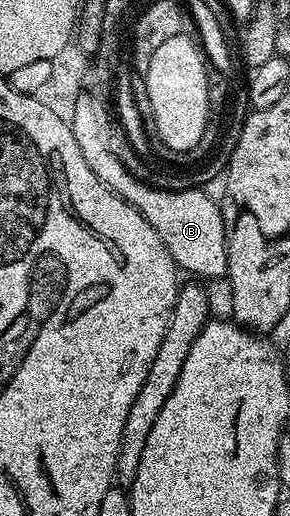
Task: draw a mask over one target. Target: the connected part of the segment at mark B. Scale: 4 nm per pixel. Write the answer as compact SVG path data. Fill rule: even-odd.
M81 94L77 98L75 119L71 124L73 138L77 138L77 146L81 146L81 154L85 154L85 162L89 162L89 170L101 178L101 182L110 192L116 192L122 200L128 200L139 210L157 230L157 238L165 242L169 254L175 259L176 265L184 273L192 272L192 277L227 275L227 235L223 225L223 210L211 196L206 196L202 187L183 189L171 192L159 189L139 179L131 173L121 160L109 150L106 138L108 121L103 121L103 112L91 94Z

